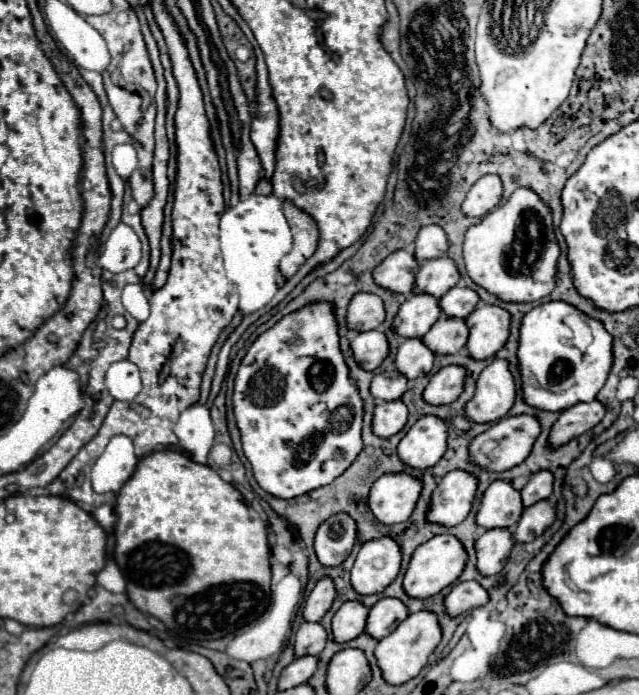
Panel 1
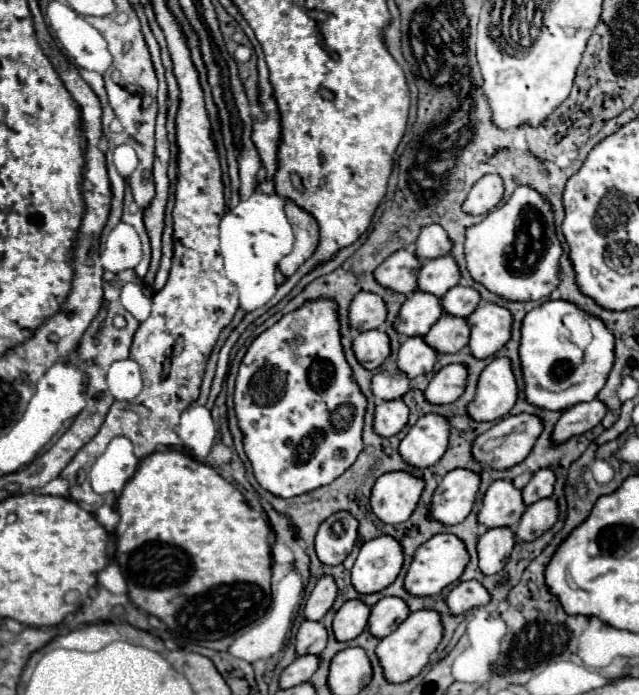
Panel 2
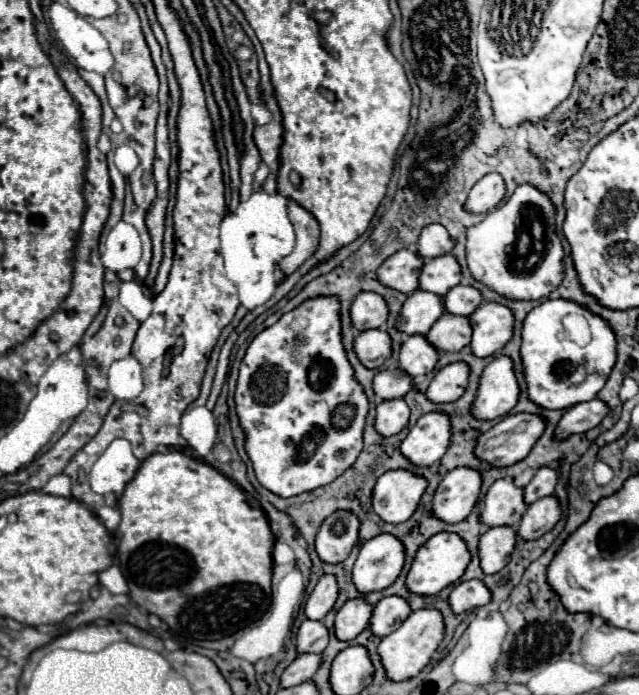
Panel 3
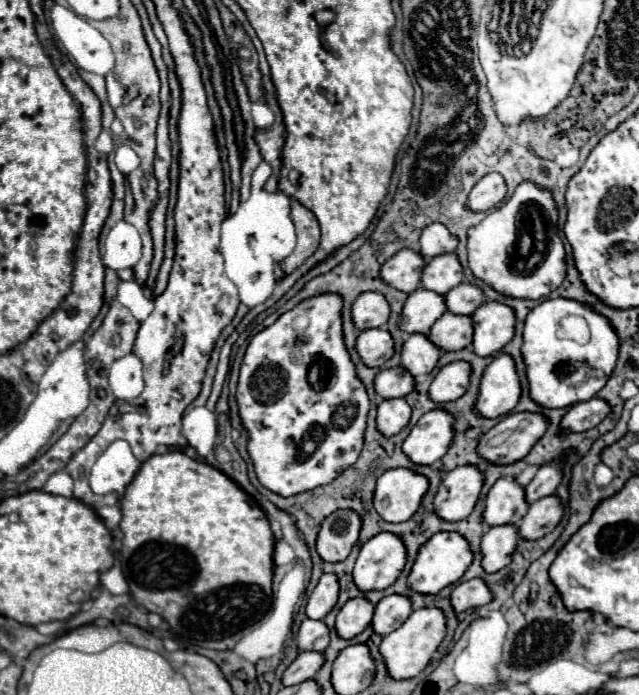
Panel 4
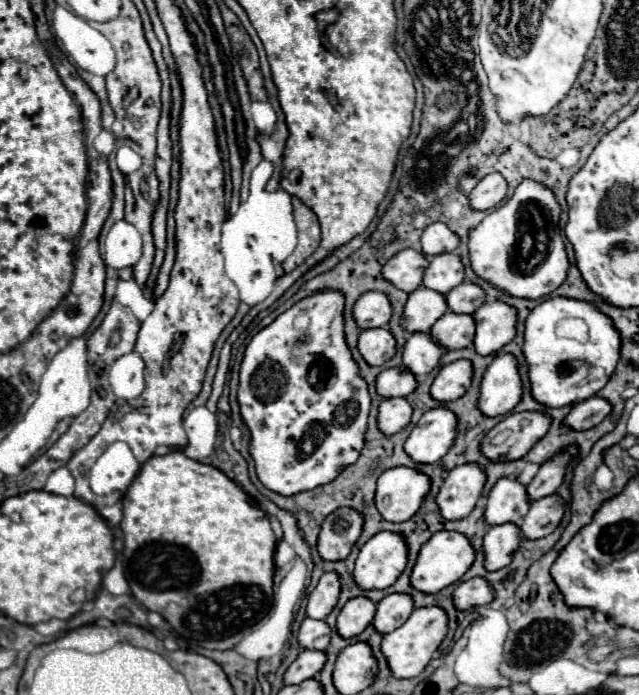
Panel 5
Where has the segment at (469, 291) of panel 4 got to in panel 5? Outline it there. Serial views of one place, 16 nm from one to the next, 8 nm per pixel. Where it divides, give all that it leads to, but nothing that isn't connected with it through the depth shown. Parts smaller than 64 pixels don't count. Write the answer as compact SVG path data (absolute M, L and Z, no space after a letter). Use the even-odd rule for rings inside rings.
M464 282L446 294L446 304L454 314L472 314L484 300L484 290L470 282Z

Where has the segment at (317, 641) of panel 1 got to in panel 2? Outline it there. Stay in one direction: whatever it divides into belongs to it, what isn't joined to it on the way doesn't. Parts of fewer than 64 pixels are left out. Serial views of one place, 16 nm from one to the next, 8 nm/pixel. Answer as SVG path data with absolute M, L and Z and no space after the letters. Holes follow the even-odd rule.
M304 620L296 632L296 656L320 654L328 642L328 632L320 622Z

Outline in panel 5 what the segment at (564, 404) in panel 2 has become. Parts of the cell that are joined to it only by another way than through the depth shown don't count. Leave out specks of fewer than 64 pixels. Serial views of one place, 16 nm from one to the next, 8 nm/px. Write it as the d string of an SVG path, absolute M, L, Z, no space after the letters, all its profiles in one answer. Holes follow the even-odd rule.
M558 296L544 300L528 314L522 352L528 362L532 398L548 408L560 408L588 400L604 388L616 368L620 354L620 334L616 328L612 328L612 320L605 314L600 314L592 304ZM564 318L582 318L586 322L590 330L586 344L580 344L558 330L558 324Z

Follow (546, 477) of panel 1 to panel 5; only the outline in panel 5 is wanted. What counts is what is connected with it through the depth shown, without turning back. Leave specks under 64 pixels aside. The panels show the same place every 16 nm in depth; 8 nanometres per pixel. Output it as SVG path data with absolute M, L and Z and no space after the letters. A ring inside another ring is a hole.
M576 446L566 448L564 452L560 452L560 456L554 456L552 460L548 460L548 464L540 466L534 480L526 486L526 494L528 494L530 502L540 500L544 496L550 496L558 490L558 486L564 480L564 472L566 472L566 466L568 466L572 454L578 454Z

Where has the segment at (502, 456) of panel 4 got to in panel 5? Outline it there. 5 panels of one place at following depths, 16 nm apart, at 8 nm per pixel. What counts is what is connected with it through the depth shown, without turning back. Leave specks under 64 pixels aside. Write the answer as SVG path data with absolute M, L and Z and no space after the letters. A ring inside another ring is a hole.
M518 412L508 414L498 422L480 442L480 452L492 462L514 462L528 454L528 450L548 432L548 414Z

